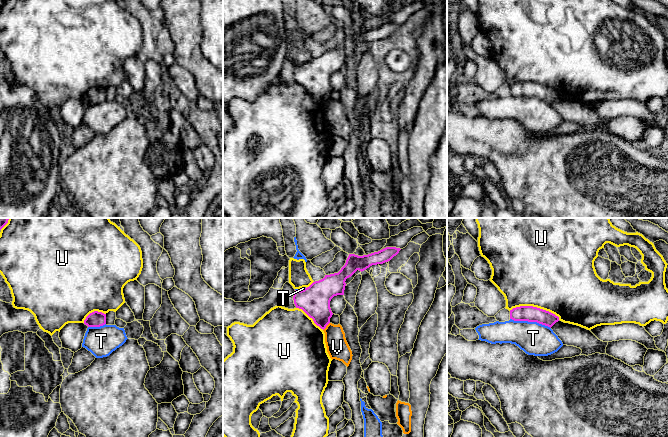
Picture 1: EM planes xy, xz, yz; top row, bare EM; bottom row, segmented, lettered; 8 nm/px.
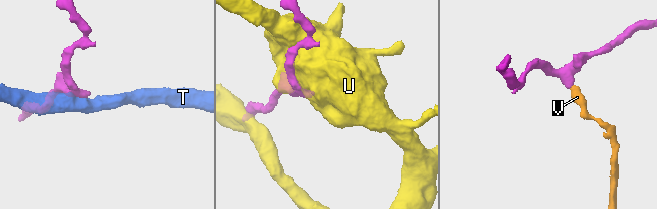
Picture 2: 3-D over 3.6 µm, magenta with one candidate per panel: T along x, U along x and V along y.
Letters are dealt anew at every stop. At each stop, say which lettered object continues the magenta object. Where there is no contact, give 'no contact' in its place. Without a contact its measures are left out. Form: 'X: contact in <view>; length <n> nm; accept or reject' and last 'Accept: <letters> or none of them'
T: contact in yz; length 340 nm; reject
U: contact in yz; length 420 nm; reject
V: contact in xz; length 90 nm; reject
Accept: none of them

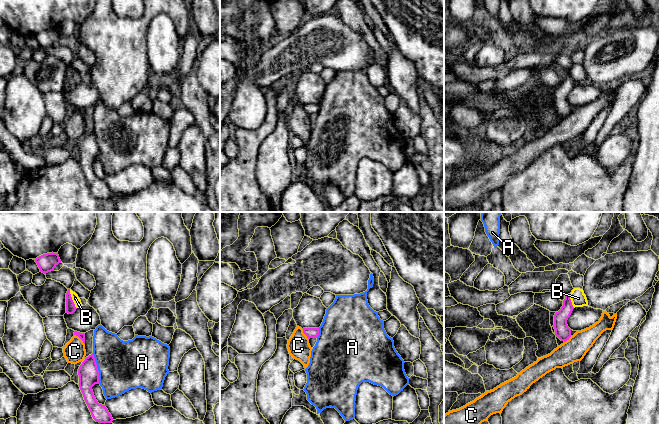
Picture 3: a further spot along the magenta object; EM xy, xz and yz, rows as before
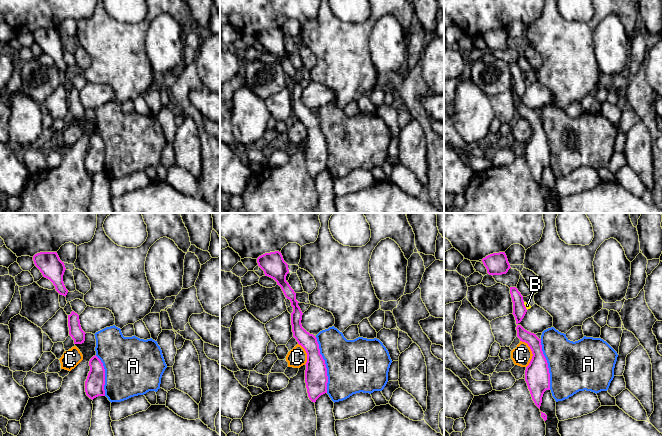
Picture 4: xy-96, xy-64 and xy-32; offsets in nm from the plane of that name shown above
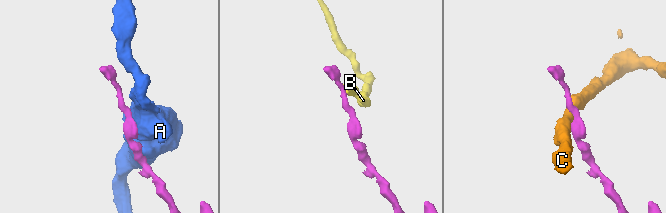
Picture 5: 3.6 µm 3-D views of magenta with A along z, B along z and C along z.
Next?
A: contact in xy; length 260 nm; reject
B: contact in xy; length 170 nm; reject
C: contact in xy; length 120 nm; reject
Accept: none of them

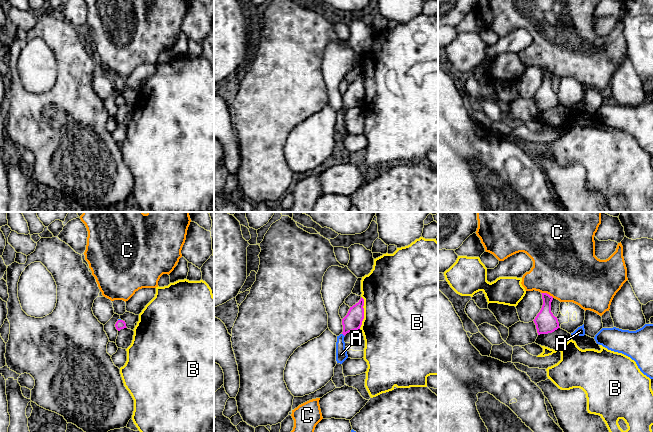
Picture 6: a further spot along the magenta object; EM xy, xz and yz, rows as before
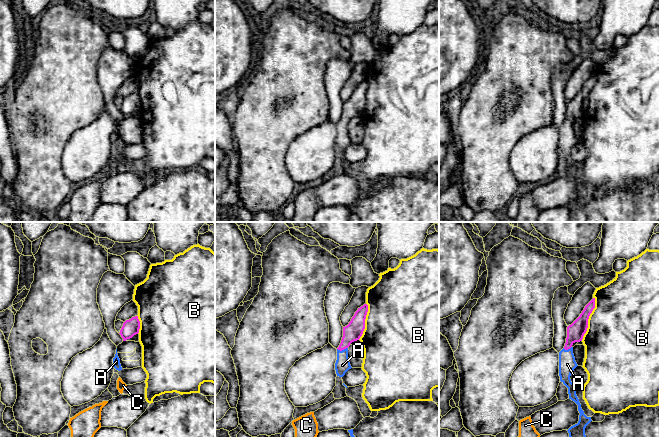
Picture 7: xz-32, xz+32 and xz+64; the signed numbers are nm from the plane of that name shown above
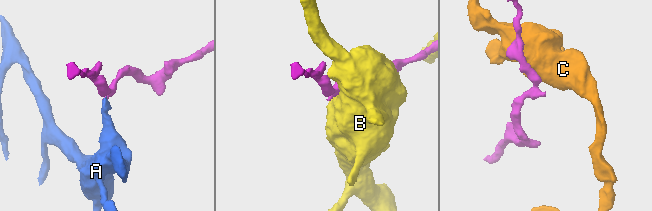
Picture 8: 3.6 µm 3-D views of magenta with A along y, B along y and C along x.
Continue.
A: contact in xz; length 40 nm; accept
B: contact in xz; length 260 nm; reject
C: contact in yz; length 110 nm; reject
Accept: A

